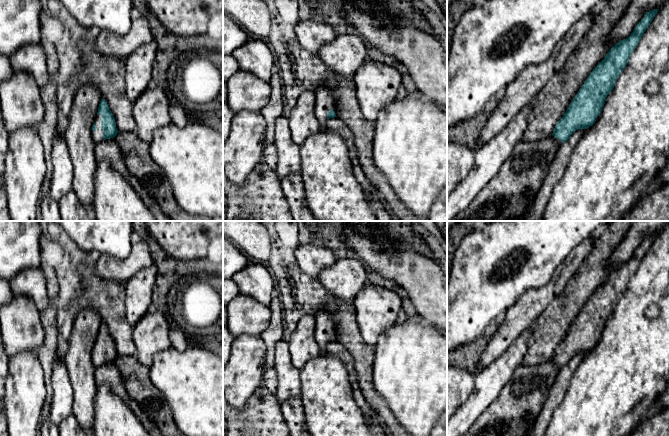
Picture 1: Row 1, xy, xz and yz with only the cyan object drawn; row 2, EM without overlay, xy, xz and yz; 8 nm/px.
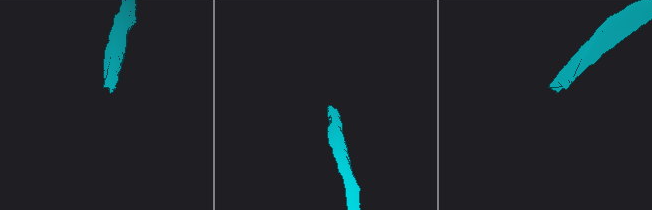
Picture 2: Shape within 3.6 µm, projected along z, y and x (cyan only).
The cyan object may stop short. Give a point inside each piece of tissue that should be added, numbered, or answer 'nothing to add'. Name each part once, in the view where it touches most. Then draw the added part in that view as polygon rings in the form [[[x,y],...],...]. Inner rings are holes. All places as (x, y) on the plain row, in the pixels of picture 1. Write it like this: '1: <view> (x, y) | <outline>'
1: xy (97, 359) | [[[100,337],[96,339],[96,343],[94,347],[98,353],[95,355],[92,355],[92,361],[93,361],[94,366],[98,368],[99,366],[103,364],[103,354],[101,352],[101,338]]]

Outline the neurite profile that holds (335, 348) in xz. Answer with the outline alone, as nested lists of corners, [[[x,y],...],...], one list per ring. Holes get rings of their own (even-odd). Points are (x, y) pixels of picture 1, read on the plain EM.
[[[334,341],[327,343],[325,351],[340,358],[343,361],[344,365],[346,366],[349,372],[351,384],[357,385],[358,380],[355,372],[354,359],[351,353],[347,350],[347,348],[339,342]]]

